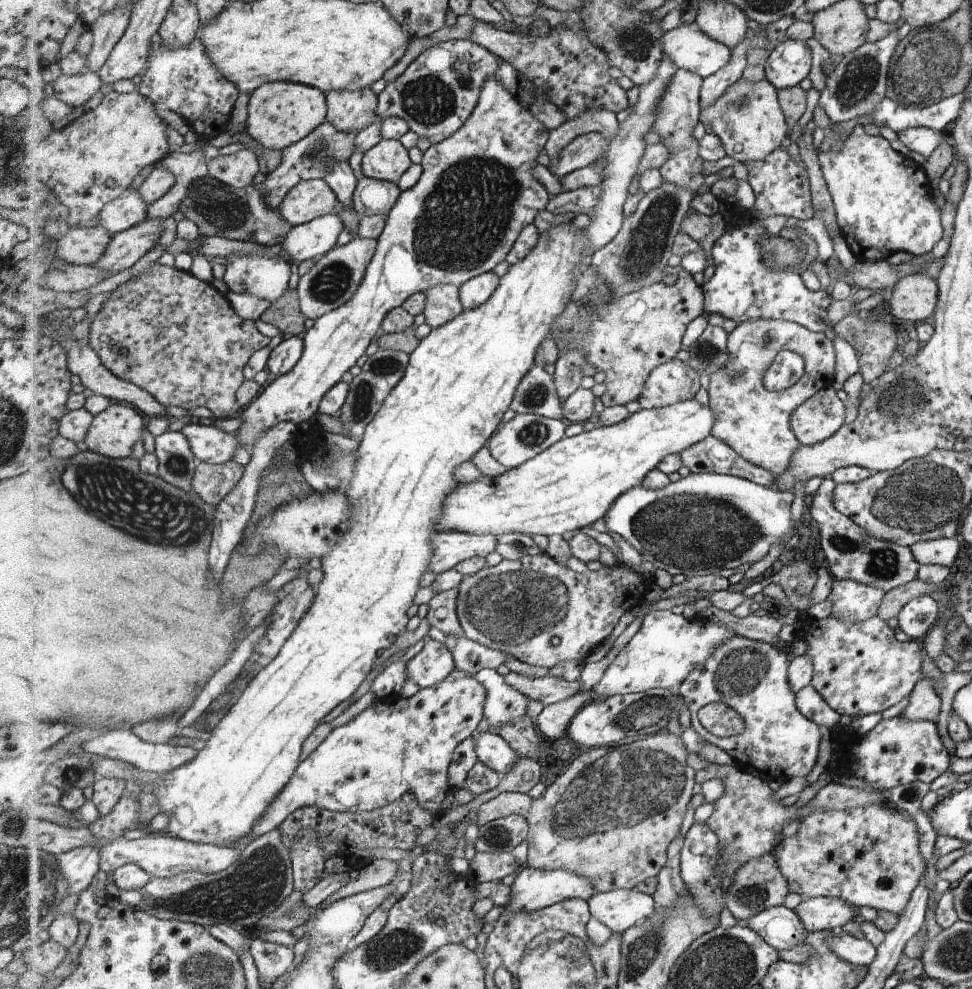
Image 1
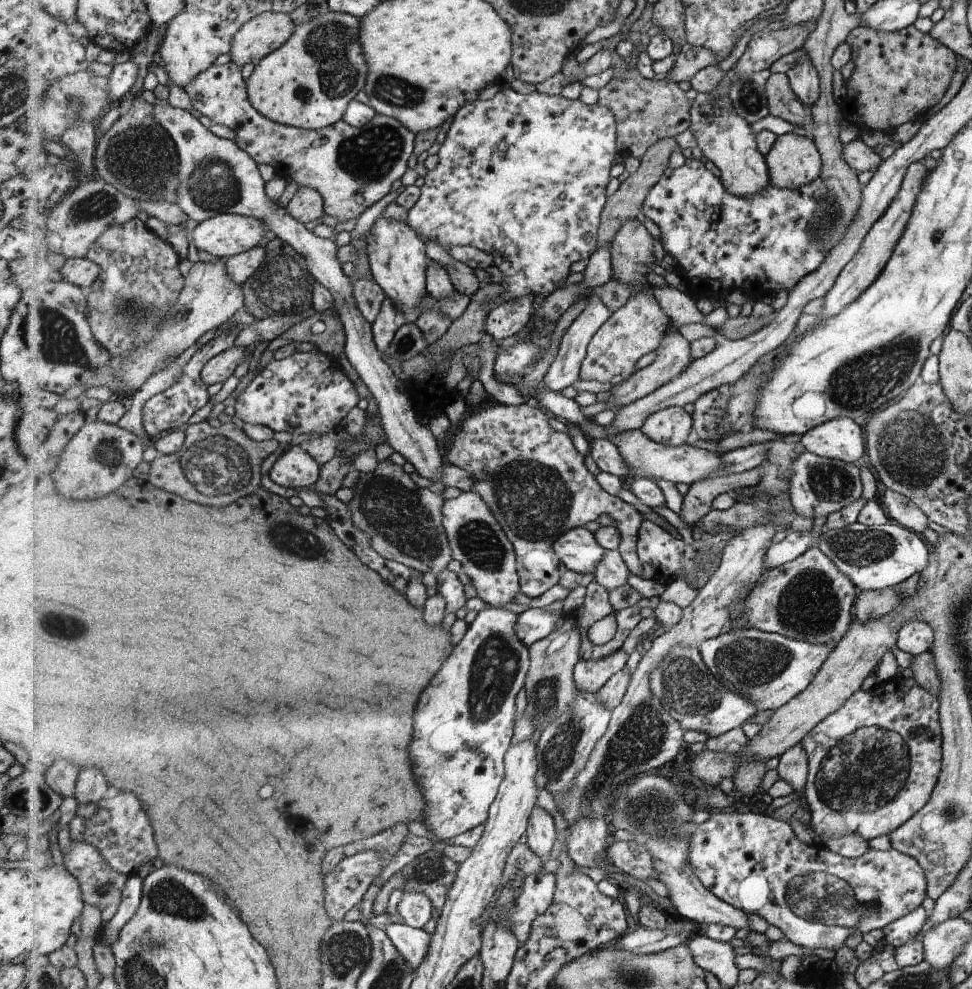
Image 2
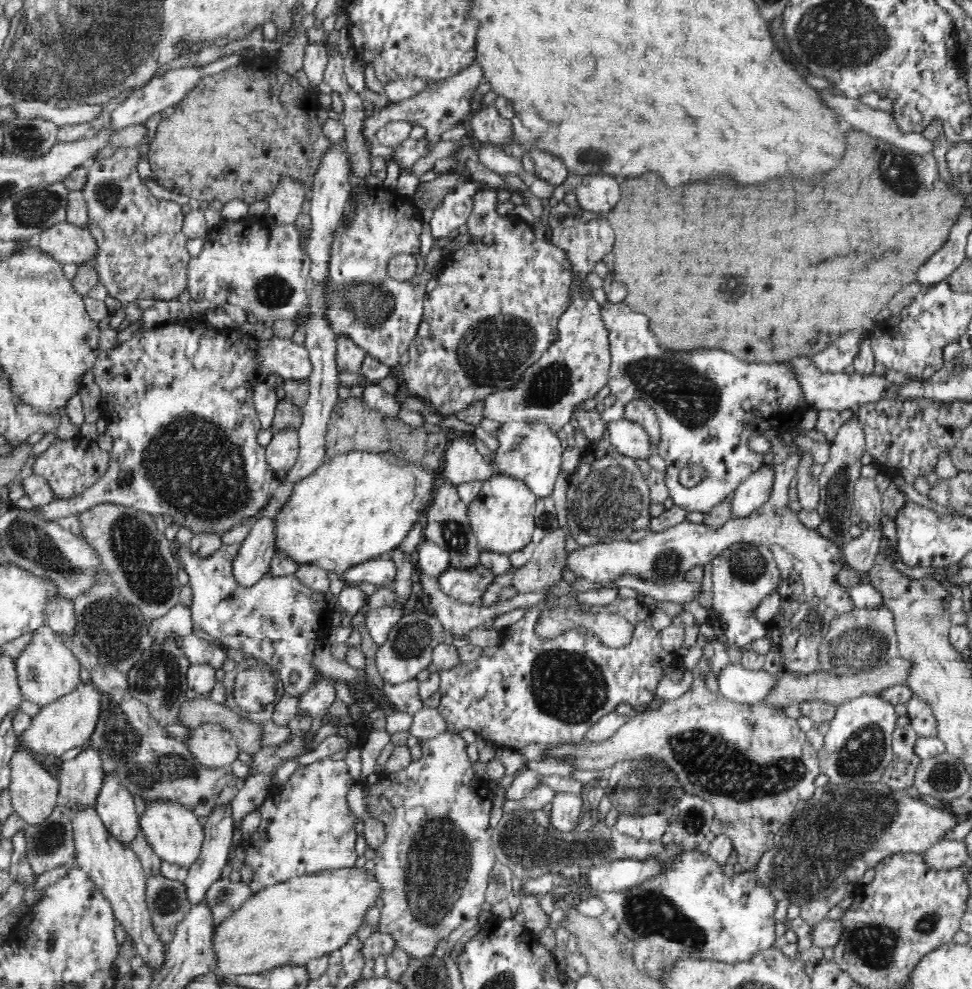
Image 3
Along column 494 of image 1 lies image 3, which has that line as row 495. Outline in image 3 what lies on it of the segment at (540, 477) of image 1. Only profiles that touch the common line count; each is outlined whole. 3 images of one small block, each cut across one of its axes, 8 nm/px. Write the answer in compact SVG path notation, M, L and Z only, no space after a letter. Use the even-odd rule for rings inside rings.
M496 474L482 483L478 496L470 502L468 518L483 551L510 555L530 544L535 531L535 494L525 482Z

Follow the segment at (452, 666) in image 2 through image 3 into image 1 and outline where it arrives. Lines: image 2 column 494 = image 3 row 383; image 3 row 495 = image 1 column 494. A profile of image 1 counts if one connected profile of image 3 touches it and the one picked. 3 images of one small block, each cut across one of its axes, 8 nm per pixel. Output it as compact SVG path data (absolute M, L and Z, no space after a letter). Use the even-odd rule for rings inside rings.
M484 668L474 677L487 688L485 716L490 723L490 730L496 732L497 728L503 728L511 720L527 716L531 698L515 690L497 670Z

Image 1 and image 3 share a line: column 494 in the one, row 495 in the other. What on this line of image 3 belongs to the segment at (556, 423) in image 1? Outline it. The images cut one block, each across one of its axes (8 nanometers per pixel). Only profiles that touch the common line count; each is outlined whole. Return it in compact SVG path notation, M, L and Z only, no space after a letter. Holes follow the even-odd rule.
M443 476L439 479L433 504L425 513L424 540L432 541L449 552L449 567L473 571L474 568L481 566L483 550L480 548L480 543L470 524L468 507L459 500L455 488L456 486L445 480Z

